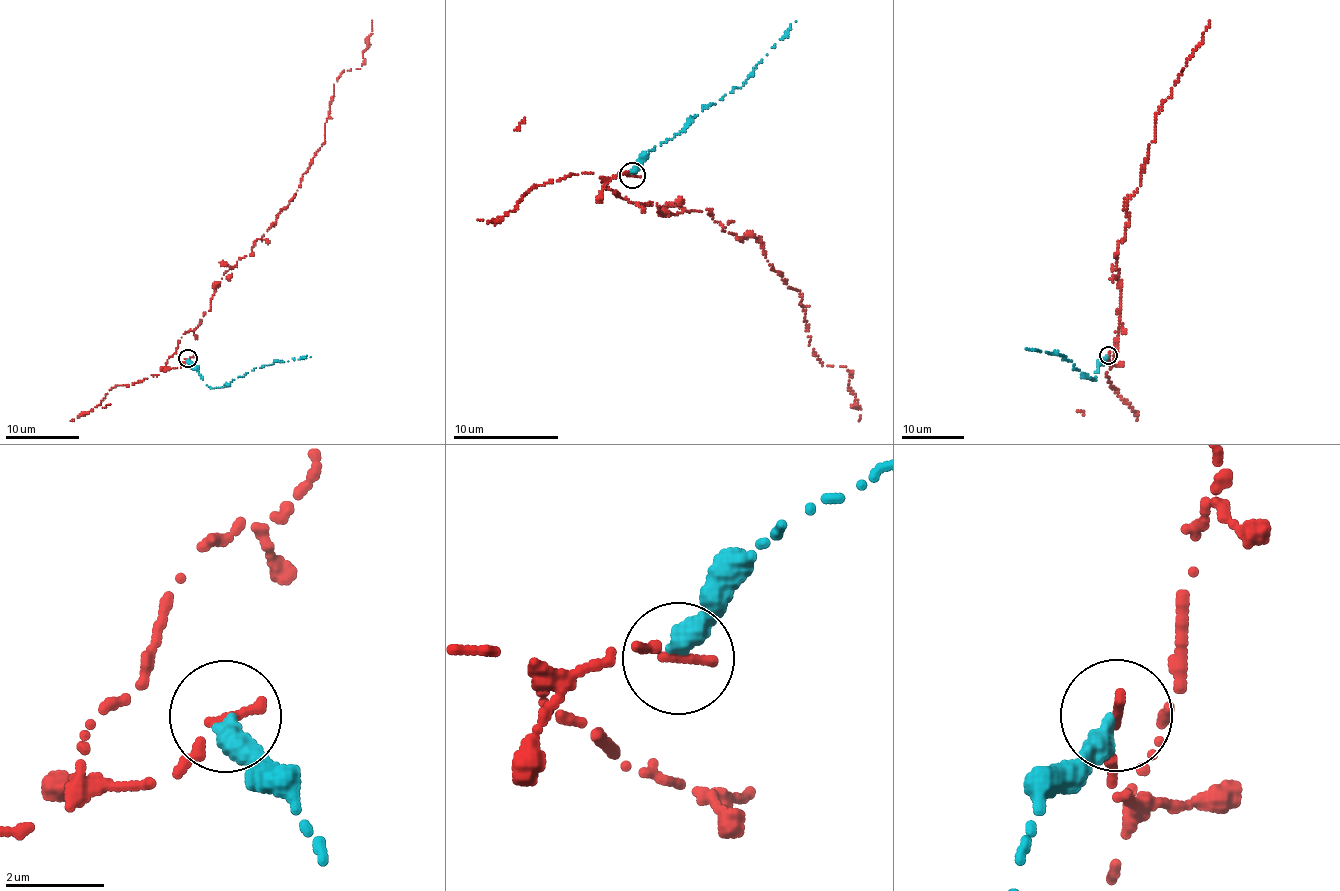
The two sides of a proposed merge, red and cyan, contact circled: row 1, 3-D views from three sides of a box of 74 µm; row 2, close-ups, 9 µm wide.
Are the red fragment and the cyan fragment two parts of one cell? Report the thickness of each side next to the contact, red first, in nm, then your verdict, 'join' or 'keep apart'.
calibres 180 and 420 nm; keep apart

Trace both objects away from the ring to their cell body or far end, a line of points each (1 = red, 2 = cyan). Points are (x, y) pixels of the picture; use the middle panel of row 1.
1: (633, 176), (602, 178), (661, 215), (707, 209), (756, 238), (797, 290), (813, 352), (852, 377), (859, 421)
2: (633, 173), (652, 149), (725, 95), (740, 88), (753, 67), (796, 21)

